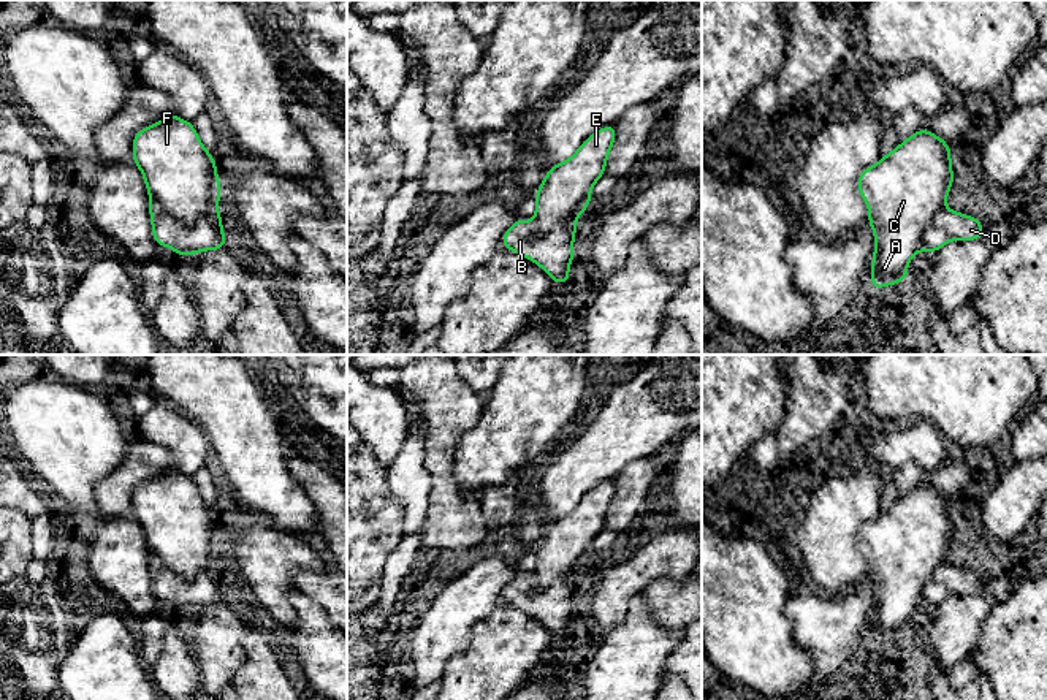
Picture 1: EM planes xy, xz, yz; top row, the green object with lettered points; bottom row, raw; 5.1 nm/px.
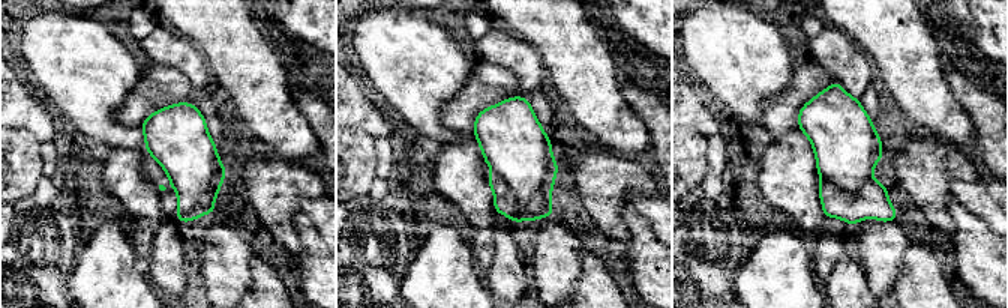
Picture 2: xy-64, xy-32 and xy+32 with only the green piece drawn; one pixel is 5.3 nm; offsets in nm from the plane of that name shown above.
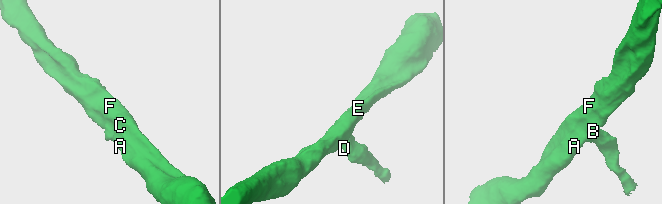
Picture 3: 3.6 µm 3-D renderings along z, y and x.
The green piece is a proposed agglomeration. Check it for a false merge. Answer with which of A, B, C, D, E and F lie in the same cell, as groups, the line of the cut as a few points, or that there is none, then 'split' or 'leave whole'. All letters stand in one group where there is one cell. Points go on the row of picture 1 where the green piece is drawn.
groups A C E F / B D; cut xy (151, 197), (186, 225), (192, 225), (205, 214), (217, 213); split

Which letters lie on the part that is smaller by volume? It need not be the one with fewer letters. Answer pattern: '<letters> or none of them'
B, D

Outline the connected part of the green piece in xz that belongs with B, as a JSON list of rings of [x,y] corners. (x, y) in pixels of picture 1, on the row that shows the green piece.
[[[516,219],[502,234],[502,249],[512,250],[539,264],[554,283],[572,283],[569,268],[573,253],[575,223],[559,223],[537,236],[532,222]]]

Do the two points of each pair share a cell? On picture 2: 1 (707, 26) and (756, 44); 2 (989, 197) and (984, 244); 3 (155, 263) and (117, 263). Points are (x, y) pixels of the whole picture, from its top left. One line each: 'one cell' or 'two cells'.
1: one cell
2: two cells
3: two cells

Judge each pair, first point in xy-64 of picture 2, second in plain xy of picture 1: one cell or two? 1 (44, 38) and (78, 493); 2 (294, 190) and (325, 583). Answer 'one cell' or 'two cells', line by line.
1: one cell
2: two cells

